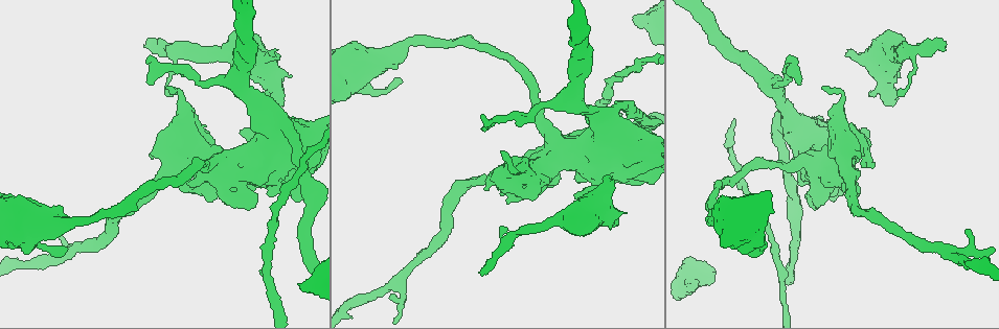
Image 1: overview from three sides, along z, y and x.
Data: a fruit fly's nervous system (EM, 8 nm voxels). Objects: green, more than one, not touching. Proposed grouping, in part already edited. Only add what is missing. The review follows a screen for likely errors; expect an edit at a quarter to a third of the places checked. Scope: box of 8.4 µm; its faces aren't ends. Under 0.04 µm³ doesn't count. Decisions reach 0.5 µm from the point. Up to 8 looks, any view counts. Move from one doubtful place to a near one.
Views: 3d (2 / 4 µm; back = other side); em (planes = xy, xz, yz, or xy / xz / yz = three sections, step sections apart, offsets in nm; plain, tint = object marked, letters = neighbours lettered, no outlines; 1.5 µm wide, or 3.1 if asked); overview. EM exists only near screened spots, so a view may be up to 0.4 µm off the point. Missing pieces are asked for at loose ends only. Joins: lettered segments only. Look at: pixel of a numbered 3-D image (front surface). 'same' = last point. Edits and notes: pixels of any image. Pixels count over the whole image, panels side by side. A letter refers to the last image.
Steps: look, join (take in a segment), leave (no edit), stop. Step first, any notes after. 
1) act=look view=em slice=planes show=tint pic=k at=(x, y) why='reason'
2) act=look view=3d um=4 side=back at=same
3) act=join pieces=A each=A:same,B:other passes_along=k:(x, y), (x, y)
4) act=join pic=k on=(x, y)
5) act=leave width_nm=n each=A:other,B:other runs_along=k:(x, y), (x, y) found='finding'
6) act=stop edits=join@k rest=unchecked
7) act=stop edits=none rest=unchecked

act=look view=em slice=planes show=letters pic=1 at=(298, 285) why='free end'

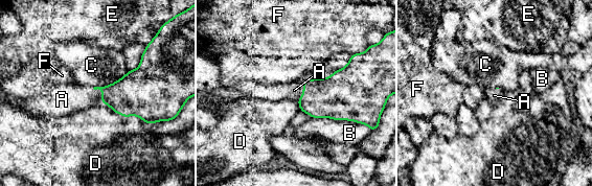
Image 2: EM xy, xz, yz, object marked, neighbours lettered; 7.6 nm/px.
act=join pieces=A each=A:same,B:other,C:other,D:other,E:other,F:other passes_along=2:(334, 97), (303, 88), (294, 90) found='the neuron continues'

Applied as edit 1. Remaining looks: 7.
act=look view=em slice=planes show=letters pic=1 at=(608, 176) why='stops while still wide'

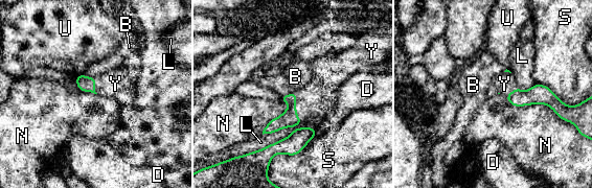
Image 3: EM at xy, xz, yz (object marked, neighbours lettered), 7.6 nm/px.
act=join pieces=Y each=B:other,D:other,L:other,N:other,S:other,U:other,Y:same passes_along=3:(289, 118), (295, 107), (318, 96) found='the neuron continues'

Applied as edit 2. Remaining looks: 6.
act=look view=em slice=planes show=letters pic=1 at=(480, 272) why='free end'

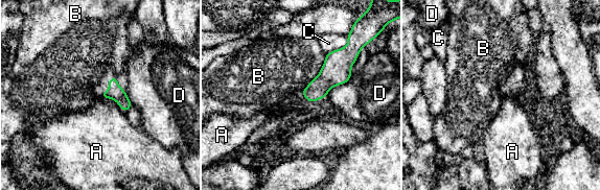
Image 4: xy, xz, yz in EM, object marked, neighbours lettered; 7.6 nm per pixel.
act=leave width_nm=110 each=A:other,B:other,C:other,D:other border=4:(326, 53), (320, 72), (305, 87) found='none of them fits'

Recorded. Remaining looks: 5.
act=stop edits=join@2,join@3 rest=unchecked

